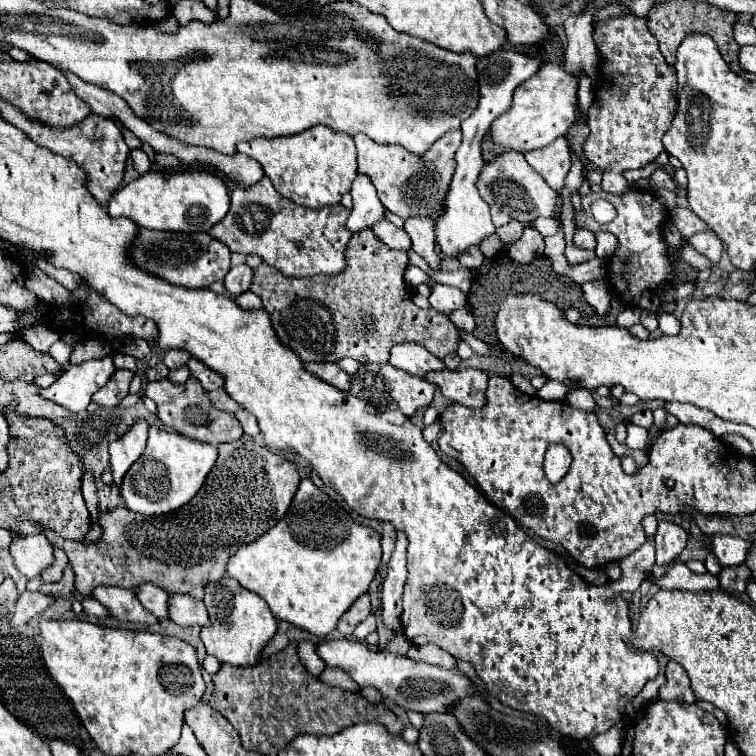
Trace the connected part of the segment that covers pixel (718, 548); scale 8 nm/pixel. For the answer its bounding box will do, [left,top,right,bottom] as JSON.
[711,535,749,567]

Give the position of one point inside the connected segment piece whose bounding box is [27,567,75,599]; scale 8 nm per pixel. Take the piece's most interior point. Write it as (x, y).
(63, 589)

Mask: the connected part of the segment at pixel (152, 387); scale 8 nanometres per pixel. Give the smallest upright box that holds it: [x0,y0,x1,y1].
[145,379,243,445]

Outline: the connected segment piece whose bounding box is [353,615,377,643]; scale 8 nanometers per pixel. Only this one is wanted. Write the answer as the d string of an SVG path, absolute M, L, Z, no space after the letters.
M369 615L365 621L361 621L357 627L355 627L355 639L357 641L361 641L361 643L365 643L365 637L369 635L369 633L373 633L375 631L375 627L377 627L377 623L375 623L375 617L373 615Z

